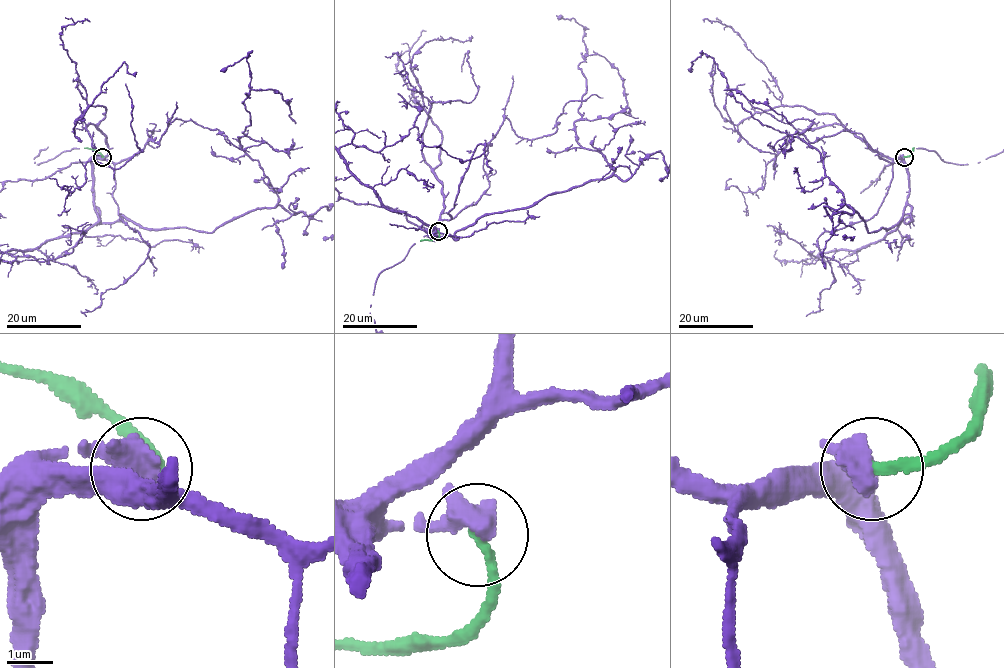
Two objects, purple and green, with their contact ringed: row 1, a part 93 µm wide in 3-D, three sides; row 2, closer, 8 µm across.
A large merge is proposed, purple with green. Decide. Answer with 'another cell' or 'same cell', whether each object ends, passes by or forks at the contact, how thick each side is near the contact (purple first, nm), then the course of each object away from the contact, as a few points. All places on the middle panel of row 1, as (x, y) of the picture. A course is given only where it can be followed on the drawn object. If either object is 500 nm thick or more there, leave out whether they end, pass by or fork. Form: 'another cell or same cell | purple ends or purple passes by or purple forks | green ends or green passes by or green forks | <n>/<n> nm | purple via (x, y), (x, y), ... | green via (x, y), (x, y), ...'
same cell | purple passes by | green ends | 480/240 nm | purple via (438, 230), (426, 231), (402, 260), (379, 275), (369, 313) | green via (438, 230), (436, 239), (420, 241)

